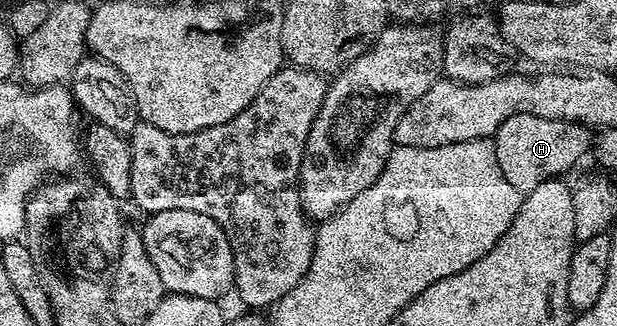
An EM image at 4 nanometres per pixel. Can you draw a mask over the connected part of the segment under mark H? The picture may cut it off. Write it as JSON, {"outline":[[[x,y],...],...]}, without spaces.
{"outline":[[[512,115],[500,123],[494,132],[493,142],[496,159],[500,163],[500,171],[516,187],[519,195],[536,191],[540,183],[561,178],[582,156],[592,149],[592,133],[584,125],[574,121],[557,121],[556,119],[540,119],[540,115]]]}

